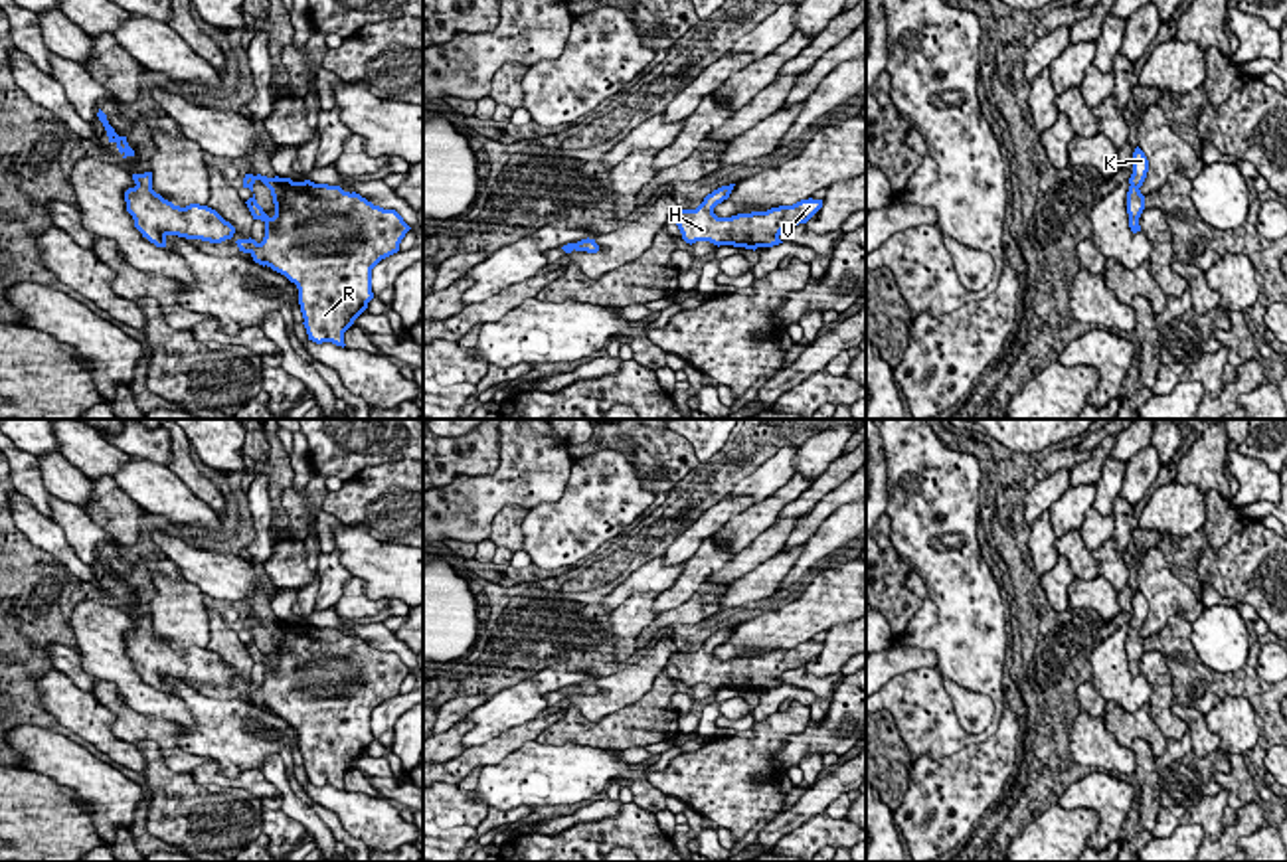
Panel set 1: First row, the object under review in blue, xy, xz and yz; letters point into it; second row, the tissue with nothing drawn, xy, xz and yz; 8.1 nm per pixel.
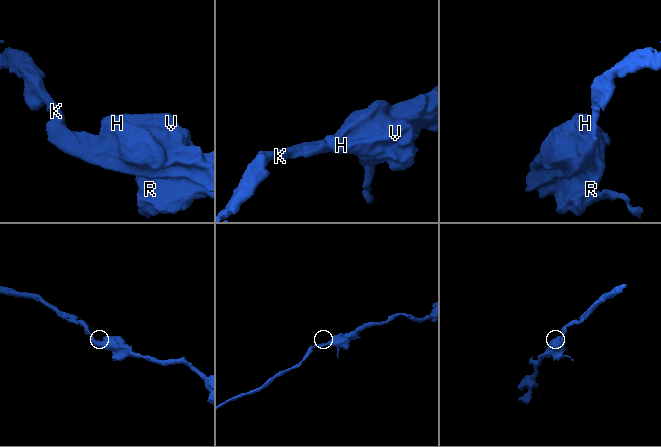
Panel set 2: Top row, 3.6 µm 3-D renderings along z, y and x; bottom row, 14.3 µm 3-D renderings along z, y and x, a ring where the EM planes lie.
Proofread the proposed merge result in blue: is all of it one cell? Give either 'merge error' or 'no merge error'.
no merge error

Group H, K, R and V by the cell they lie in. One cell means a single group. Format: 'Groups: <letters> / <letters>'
Groups: H K R V

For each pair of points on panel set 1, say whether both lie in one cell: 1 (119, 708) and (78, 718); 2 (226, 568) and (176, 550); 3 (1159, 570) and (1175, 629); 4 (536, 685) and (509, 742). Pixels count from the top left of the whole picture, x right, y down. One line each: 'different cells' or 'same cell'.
1: different cells
2: same cell
3: different cells
4: different cells

